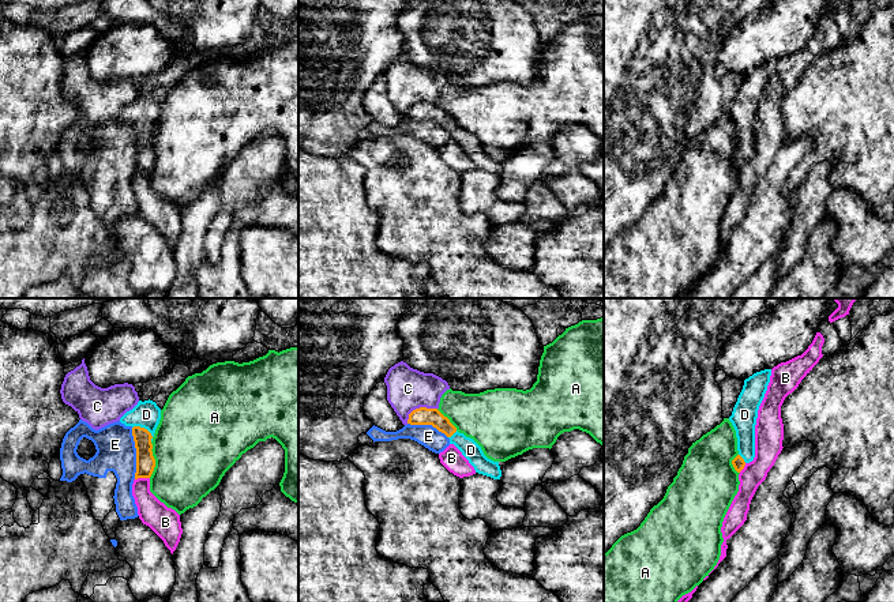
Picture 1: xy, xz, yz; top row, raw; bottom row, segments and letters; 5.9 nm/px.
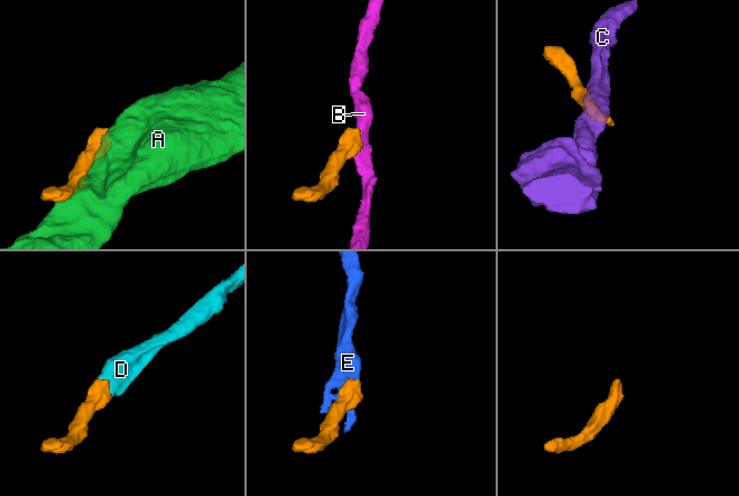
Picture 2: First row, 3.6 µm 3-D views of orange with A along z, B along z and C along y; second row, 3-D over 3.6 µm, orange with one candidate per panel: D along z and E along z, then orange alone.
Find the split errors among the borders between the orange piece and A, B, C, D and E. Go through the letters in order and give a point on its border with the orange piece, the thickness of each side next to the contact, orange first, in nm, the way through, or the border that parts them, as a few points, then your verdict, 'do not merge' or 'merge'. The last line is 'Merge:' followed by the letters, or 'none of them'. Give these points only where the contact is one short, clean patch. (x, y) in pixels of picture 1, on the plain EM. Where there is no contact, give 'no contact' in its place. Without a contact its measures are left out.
A: contact xy (154, 154); calibres 110 and 480 nm; do not merge
B: contact xy (142, 172); calibres 110 and 160 nm; border xy (149, 172), (138, 172), (135, 175); do not merge
C: contact xz (420, 102); calibres 110 and 240 nm; do not merge
D: contact xy (143, 123); calibres 110 and 160 nm; way xy (145, 155), (143, 123), (146, 109); merge
E: contact xy (136, 149); calibres 110 and 220 nm; border xy (131, 123), (135, 143), (135, 173); do not merge
Merge: D

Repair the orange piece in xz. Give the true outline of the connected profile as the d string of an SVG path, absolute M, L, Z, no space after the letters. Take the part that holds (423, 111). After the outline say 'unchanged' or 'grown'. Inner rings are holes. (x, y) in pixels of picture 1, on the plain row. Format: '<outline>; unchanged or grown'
M420 102L409 109L407 118L410 120L432 120L439 127L444 128L450 133L450 139L454 139L462 150L474 162L476 168L500 174L502 165L499 157L488 154L481 142L470 132L459 128L457 123L444 112L437 104Z; grown

